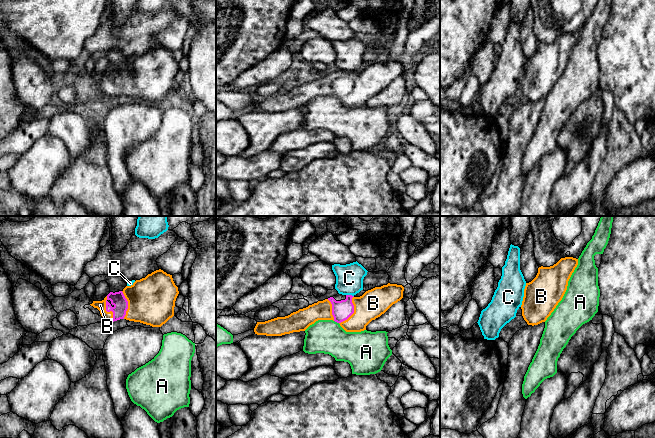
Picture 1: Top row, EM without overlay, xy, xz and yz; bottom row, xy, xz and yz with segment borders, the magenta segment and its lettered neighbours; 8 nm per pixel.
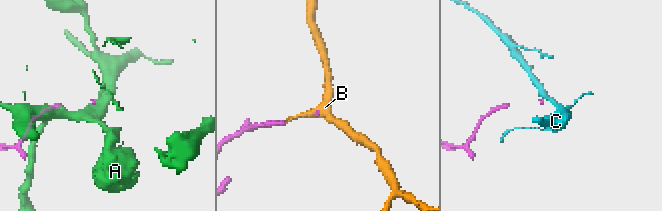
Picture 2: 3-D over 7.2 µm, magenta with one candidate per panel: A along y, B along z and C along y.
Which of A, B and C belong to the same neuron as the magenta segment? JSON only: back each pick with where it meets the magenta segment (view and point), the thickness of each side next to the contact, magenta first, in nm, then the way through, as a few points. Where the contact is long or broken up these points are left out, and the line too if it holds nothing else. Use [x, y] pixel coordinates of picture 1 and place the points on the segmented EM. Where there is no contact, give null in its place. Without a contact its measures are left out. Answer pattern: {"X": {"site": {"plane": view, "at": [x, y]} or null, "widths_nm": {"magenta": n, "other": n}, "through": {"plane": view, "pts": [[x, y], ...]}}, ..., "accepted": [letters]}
{"B": {"site": {"plane": "xz", "at": [353, 311]}, "widths_nm": {"magenta": 160, "other": 220}}, "accepted": ["B"]}

